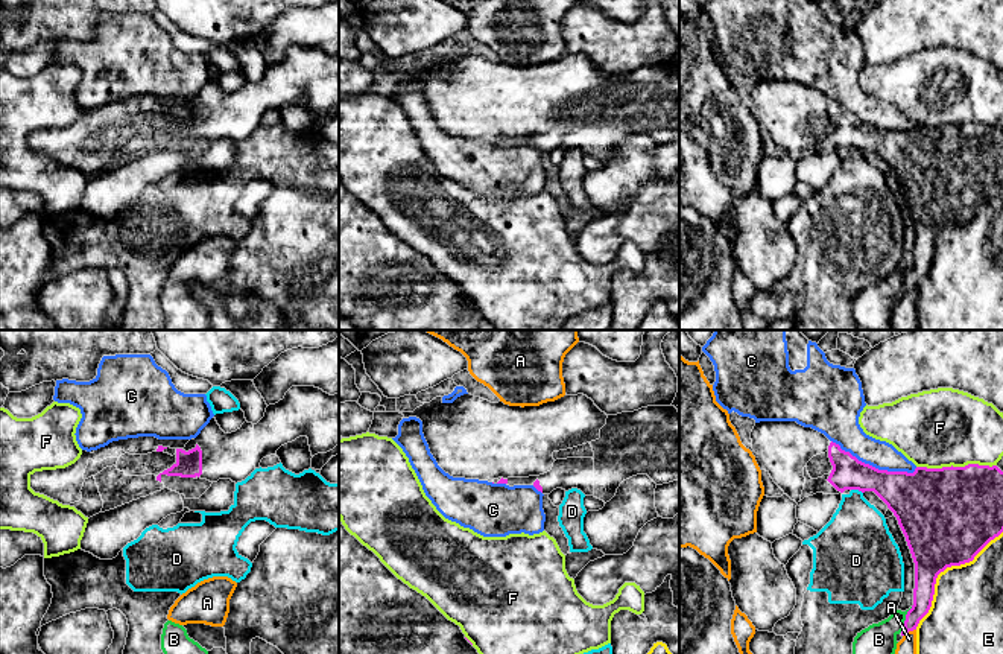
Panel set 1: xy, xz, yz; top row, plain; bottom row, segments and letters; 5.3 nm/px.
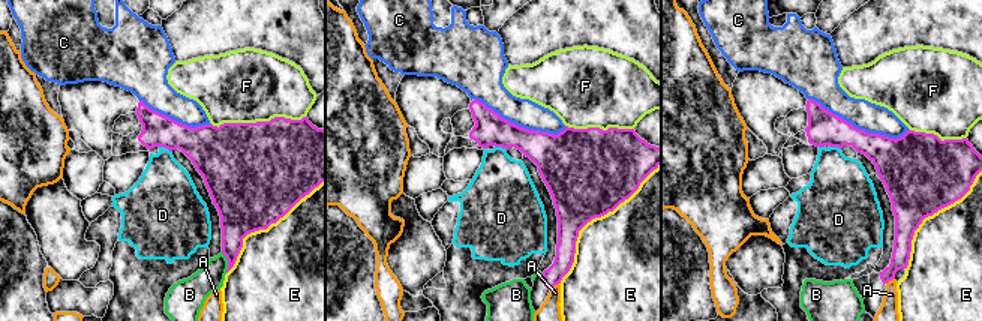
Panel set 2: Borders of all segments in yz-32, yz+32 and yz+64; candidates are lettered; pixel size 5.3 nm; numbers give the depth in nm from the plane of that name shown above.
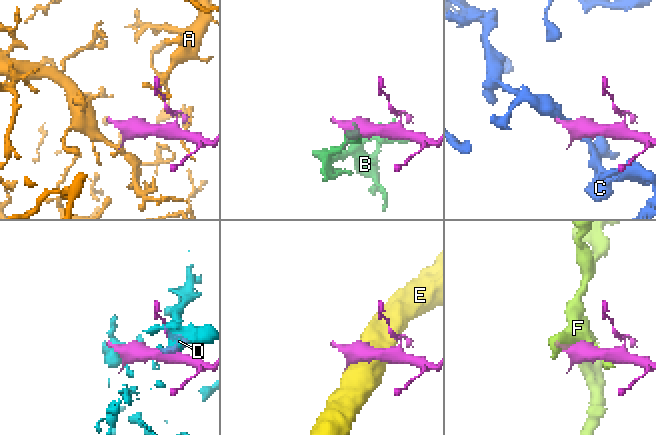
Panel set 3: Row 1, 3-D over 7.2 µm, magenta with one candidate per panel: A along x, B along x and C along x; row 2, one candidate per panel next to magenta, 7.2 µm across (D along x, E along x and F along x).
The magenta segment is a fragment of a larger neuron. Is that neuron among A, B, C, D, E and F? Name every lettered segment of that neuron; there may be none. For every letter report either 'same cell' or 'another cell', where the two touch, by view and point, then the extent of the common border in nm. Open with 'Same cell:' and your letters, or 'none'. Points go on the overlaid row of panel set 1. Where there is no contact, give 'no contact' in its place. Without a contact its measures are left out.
Same cell: none
A: another cell; contact yz (909, 630); length 80 nm
B: another cell; contact yz (906, 619); length 150 nm
C: another cell; contact yz (874, 467); length 480 nm
D: another cell; contact yz (857, 488); length 70 nm
E: another cell; contact yz (942, 571); length 700 nm
F: another cell; contact yz (956, 467); length 420 nm

